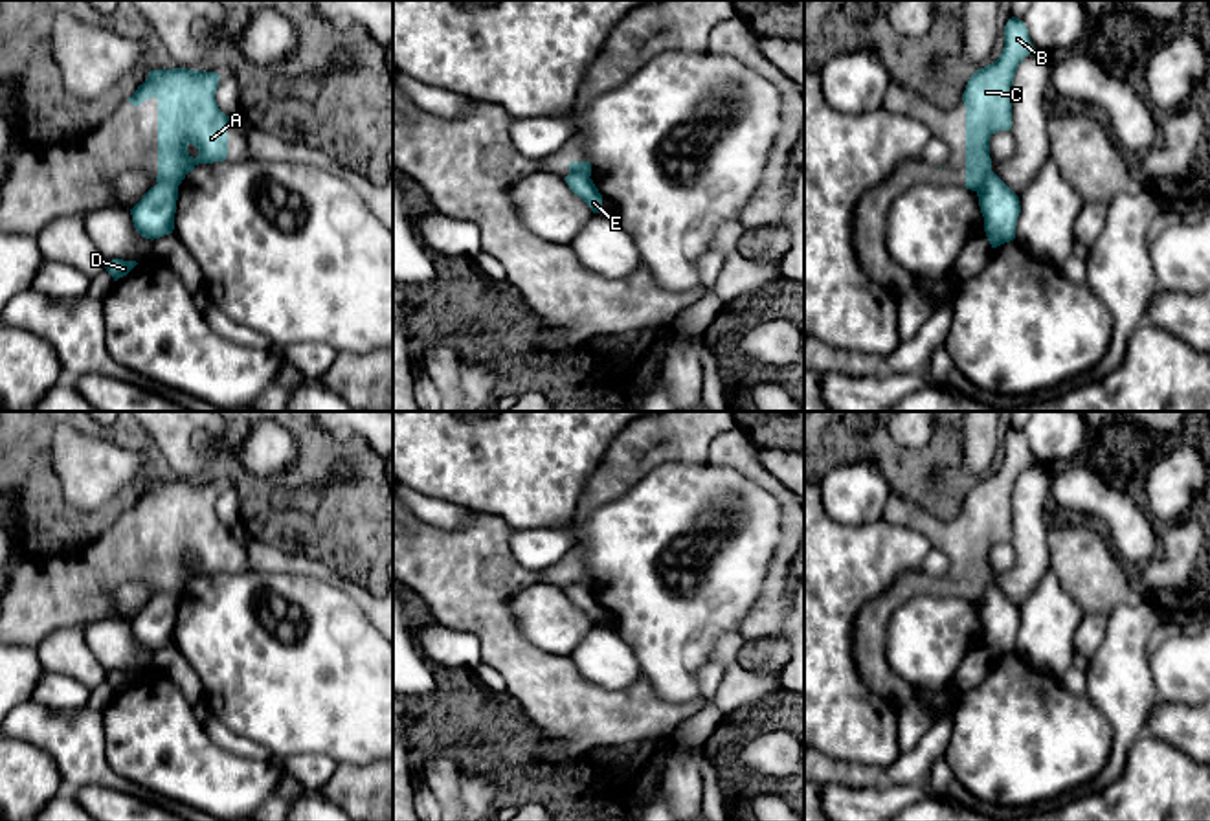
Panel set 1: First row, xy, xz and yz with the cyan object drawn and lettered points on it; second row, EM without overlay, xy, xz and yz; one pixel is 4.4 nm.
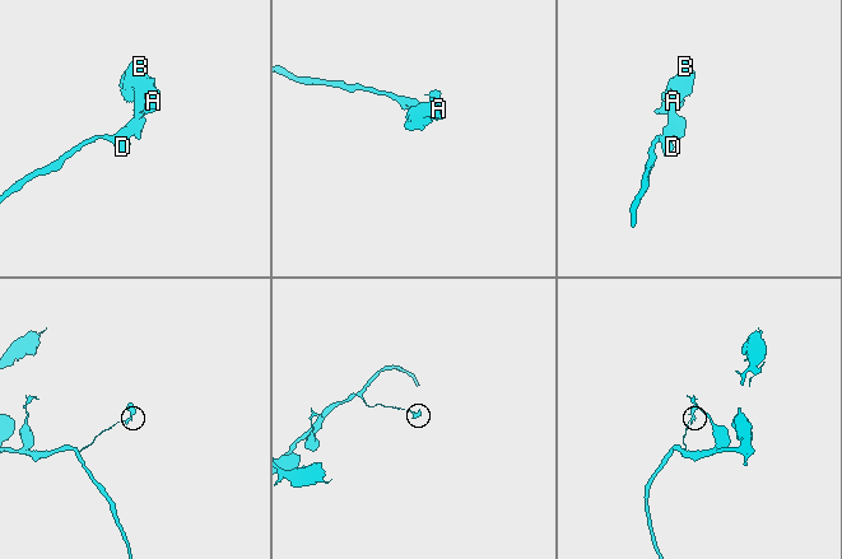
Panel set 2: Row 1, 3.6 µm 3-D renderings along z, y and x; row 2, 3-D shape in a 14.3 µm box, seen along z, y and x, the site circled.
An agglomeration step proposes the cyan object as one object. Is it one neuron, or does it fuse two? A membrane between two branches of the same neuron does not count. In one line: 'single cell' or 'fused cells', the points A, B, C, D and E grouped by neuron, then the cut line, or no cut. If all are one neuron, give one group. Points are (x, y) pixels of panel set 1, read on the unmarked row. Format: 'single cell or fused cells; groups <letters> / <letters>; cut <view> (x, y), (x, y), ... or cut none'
fused cells; groups A B C / D E; cut xy (158, 592), (177, 597)

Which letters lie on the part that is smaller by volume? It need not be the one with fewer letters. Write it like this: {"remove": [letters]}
{"remove": ["A", "B", "C"]}

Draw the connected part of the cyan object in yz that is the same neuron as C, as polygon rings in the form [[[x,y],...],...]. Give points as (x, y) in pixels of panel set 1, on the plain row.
[[[1012,428],[1004,437],[999,470],[977,481],[966,496],[966,601],[977,602],[992,584],[990,549],[1012,540],[1014,489],[1023,470],[1034,463],[1025,433]]]

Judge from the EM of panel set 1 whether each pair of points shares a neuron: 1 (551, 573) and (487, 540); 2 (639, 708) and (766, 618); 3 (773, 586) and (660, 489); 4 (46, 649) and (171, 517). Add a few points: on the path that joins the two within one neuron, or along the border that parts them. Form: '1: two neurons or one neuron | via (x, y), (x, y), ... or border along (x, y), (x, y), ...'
1: one neuron | via (535, 575), (518, 575), (500, 557)
2: two neurons | border along (737, 632), (746, 640)
3: two neurons | border along (781, 539), (761, 596), (744, 616)
4: two neurons | border along (85, 623), (56, 629), (35, 649)

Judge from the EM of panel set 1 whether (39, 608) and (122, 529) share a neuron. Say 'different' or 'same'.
same

